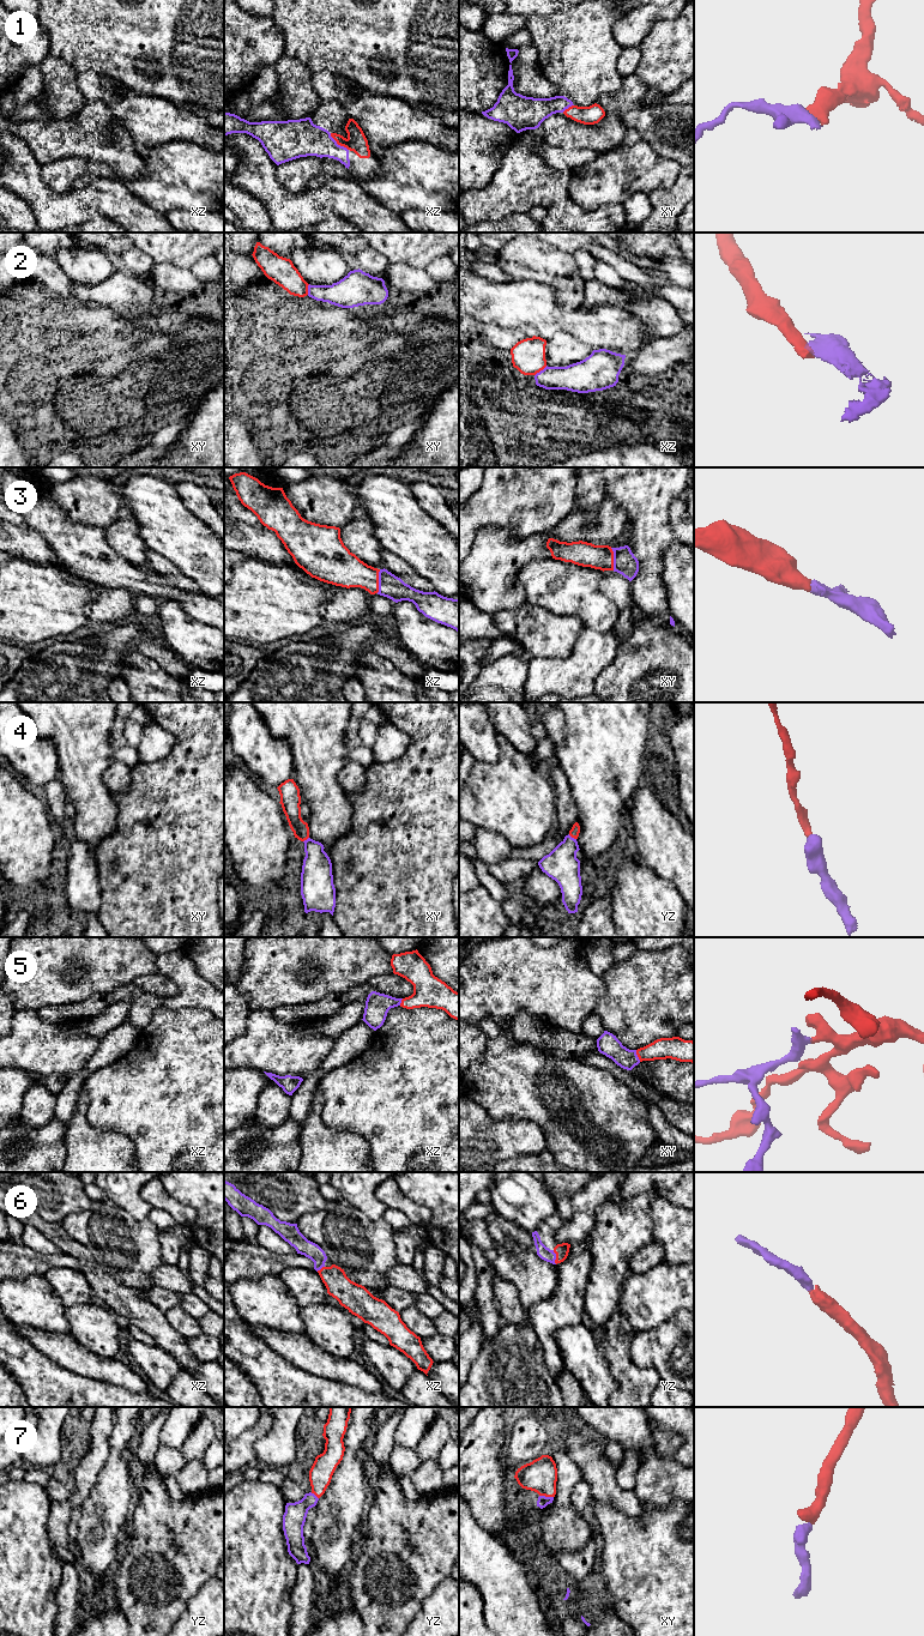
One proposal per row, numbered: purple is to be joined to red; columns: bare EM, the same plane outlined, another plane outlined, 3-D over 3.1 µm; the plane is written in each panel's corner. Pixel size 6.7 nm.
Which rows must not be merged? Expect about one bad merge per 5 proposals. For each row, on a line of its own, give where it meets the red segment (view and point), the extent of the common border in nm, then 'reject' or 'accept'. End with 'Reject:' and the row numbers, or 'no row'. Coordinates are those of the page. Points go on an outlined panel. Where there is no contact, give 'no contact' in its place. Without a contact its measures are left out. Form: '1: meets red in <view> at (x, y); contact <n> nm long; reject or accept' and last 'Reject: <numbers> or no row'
1: meets red in xz at (338, 144); contact 170 nm long; accept
2: meets red in xz at (541, 369); contact 110 nm long; reject
3: meets red in xz at (378, 581); contact 160 nm long; accept
4: meets red in yz at (572, 837); contact 70 nm long; accept
5: meets red in xy at (638, 1056); contact 90 nm long; accept
6: meets red in yz at (556, 1257); contact 100 nm long; accept
7: meets red in xy at (547, 1496); contact 100 nm long; accept
Reject: 2

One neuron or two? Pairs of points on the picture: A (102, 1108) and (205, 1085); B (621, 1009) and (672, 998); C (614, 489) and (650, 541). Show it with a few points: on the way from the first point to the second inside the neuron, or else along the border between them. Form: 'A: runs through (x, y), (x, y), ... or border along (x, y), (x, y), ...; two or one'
A: runs through (127, 1097), (180, 1091); one
B: runs through (634, 1008), (646, 998), (659, 998); one
C: runs through (627, 501), (648, 523), (648, 527); one

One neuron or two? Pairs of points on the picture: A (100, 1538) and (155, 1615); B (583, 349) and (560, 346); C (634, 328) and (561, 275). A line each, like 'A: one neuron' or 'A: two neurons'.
A: two neurons
B: one neuron
C: two neurons

